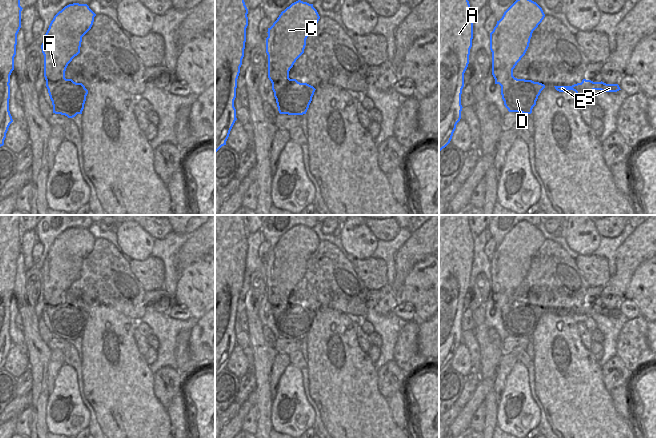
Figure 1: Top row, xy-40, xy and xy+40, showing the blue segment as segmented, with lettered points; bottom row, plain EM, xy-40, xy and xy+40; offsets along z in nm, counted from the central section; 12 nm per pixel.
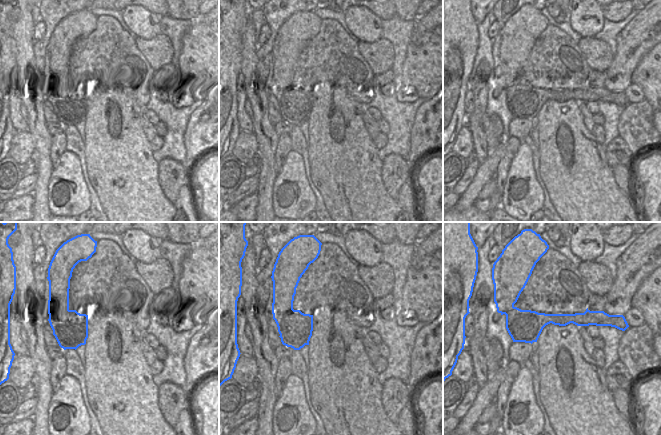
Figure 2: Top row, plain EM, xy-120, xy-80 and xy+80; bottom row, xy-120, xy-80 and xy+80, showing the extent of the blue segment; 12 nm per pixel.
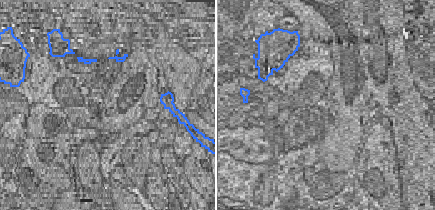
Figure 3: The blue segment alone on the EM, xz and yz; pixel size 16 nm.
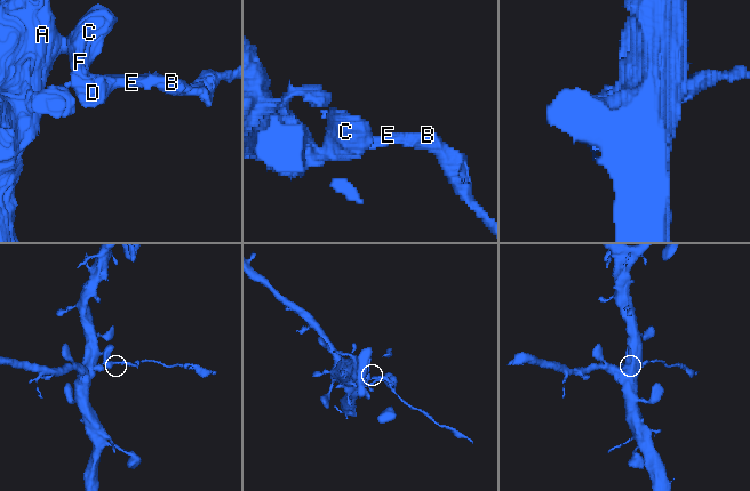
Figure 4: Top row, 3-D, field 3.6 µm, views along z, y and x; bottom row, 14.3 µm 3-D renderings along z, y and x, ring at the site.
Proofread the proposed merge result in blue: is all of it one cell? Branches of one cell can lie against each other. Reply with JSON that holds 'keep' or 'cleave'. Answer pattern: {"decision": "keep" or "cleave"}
{"decision": "cleave"}

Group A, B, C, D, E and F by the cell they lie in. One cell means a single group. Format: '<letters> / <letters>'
A C F / B D E

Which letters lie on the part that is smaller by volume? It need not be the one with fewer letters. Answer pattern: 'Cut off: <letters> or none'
Cut off: B, D, E

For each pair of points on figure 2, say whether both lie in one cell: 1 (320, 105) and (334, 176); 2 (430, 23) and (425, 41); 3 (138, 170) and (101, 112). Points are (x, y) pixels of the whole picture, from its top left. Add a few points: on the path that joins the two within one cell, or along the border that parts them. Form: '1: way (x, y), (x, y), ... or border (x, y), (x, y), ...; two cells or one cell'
1: way (327, 123), (328, 134), (334, 142), (334, 158); one cell
2: border (415, 27), (421, 30), (432, 31); two cells
3: way (124, 156), (116, 148), (106, 126); one cell

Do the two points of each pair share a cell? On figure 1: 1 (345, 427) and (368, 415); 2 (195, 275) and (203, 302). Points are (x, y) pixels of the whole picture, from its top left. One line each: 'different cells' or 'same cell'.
1: same cell
2: same cell

